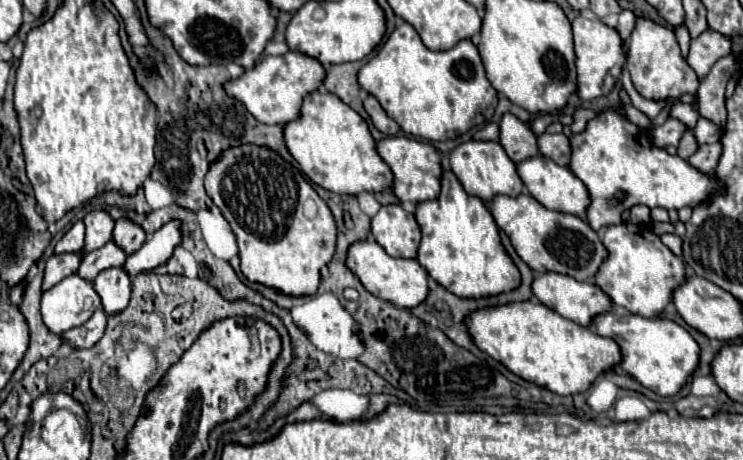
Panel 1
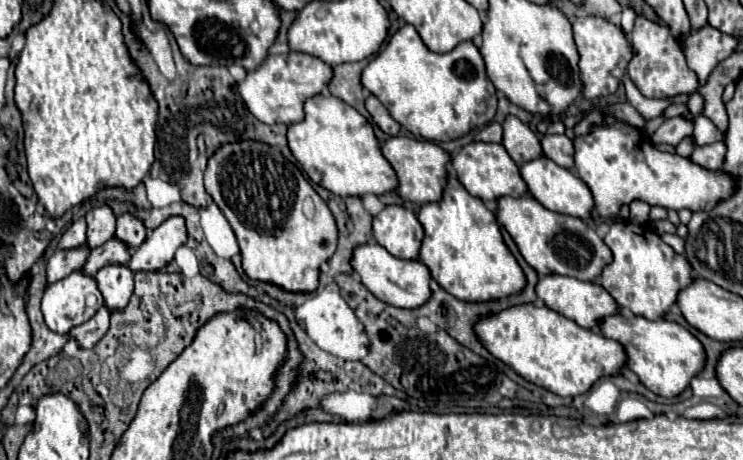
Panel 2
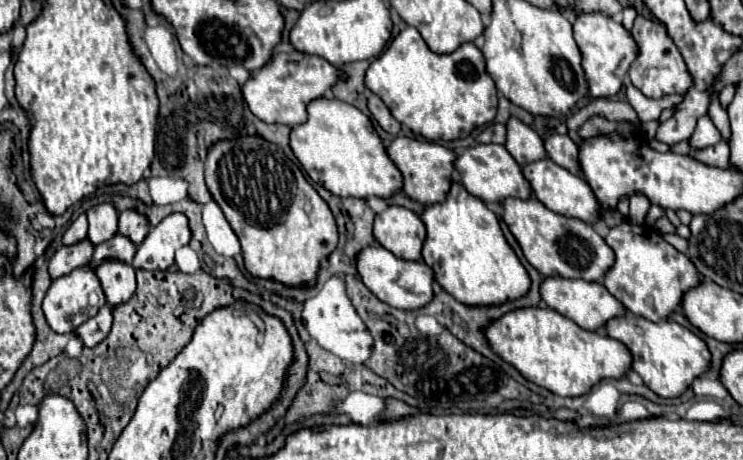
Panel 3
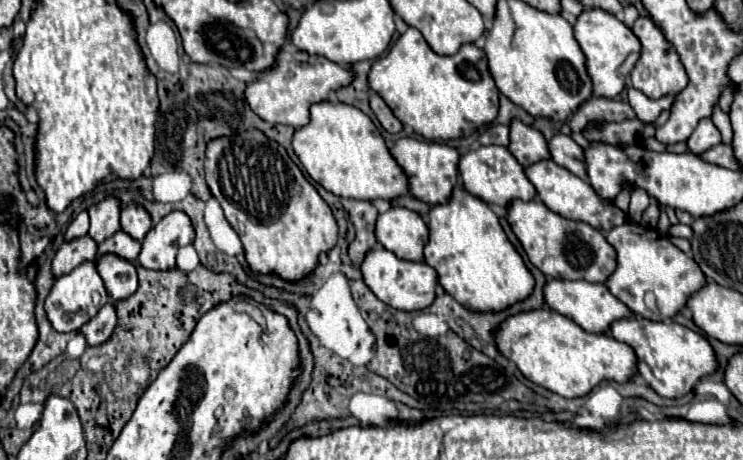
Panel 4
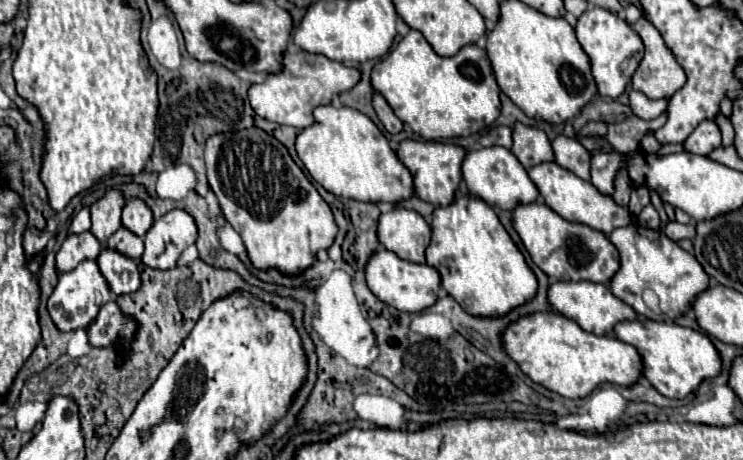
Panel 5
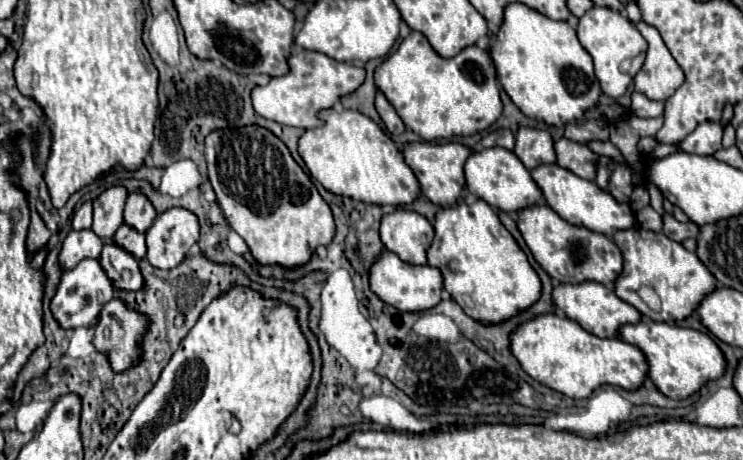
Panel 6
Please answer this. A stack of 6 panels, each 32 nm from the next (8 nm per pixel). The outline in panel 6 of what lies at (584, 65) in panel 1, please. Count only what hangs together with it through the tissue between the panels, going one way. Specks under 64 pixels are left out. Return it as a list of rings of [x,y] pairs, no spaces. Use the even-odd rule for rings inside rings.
[[[592,6],[580,20],[578,20],[578,40],[584,46],[584,50],[592,56],[594,60],[594,74],[600,82],[600,90],[604,96],[610,98],[618,98],[626,92],[628,84],[632,82],[632,78],[636,76],[636,72],[642,68],[644,56],[646,56],[646,44],[644,38],[640,36],[640,32],[636,32],[636,28],[618,12],[610,10],[610,8],[600,8],[600,6]],[[624,62],[632,62],[634,70],[622,70]]]

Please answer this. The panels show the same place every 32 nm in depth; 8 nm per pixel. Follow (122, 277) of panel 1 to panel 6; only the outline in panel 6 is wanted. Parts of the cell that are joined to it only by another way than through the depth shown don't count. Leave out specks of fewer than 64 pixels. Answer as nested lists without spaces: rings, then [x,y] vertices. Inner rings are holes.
[[[104,244],[98,260],[116,290],[140,290],[142,288],[142,274],[140,274],[138,262],[134,256],[130,256],[122,248],[116,248],[114,244]]]

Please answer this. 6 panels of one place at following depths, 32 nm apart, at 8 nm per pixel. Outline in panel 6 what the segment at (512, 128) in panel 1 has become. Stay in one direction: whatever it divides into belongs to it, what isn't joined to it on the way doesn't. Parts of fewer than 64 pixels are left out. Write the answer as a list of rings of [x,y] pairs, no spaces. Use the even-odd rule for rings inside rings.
[[[518,126],[514,140],[516,140],[514,154],[520,158],[520,162],[528,170],[532,170],[540,164],[554,164],[556,162],[556,154],[552,148],[554,142],[546,130]]]

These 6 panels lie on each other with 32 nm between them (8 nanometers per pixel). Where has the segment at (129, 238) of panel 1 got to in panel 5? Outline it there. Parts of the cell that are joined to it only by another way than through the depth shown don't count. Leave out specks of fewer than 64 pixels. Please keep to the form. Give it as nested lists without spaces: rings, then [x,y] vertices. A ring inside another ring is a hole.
[[[132,198],[126,202],[126,206],[122,210],[122,226],[126,230],[130,230],[132,234],[142,238],[148,232],[148,228],[152,226],[152,222],[154,222],[152,212],[142,200]]]

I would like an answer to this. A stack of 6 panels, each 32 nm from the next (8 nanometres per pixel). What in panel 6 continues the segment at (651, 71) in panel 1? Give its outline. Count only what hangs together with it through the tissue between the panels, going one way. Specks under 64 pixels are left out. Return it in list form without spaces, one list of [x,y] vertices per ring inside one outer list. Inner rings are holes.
[[[640,20],[636,30],[648,42],[648,52],[644,66],[634,76],[634,90],[646,94],[650,100],[666,100],[684,84],[684,72],[654,26]]]

